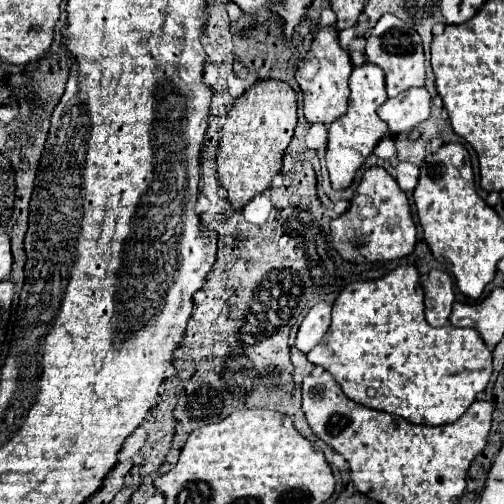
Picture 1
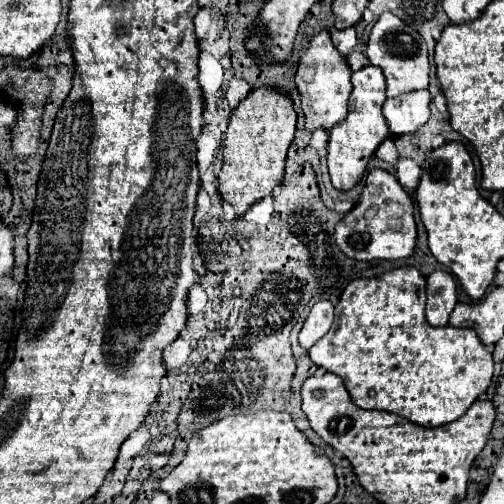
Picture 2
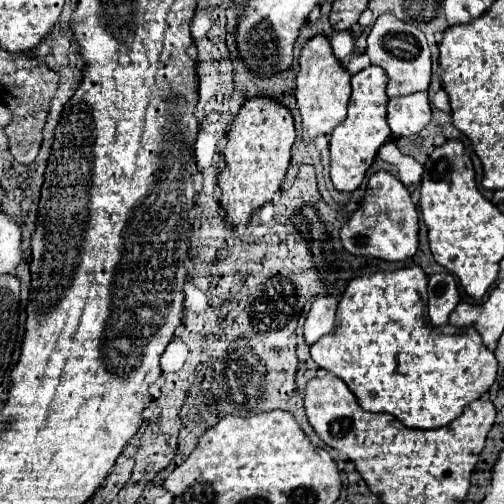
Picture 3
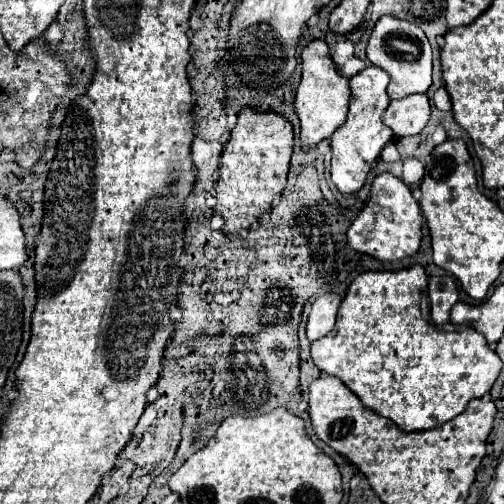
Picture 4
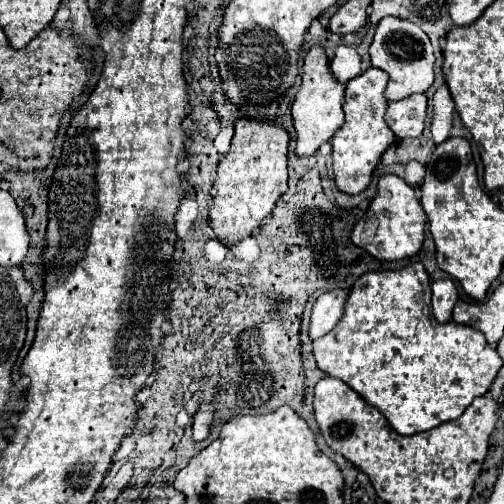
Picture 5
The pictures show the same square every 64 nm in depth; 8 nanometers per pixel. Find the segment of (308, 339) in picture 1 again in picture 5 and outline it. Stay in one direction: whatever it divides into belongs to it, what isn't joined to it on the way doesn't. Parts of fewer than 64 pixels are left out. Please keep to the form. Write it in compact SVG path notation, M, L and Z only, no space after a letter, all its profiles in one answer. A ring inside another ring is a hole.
M330 290L314 302L312 318L310 318L310 340L316 340L316 338L328 334L338 324L338 320L342 318L342 312L344 312L346 298L348 298L348 292Z

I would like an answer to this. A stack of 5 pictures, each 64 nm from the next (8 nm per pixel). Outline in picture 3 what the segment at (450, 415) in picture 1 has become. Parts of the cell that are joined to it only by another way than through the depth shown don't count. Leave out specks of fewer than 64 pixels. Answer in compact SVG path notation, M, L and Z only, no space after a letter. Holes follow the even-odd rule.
M420 266L354 278L338 304L332 332L310 346L312 360L320 368L342 378L364 410L388 412L408 428L440 428L450 424L470 402L488 392L498 370L494 354L482 344L482 338L474 328L430 324L426 316L426 280Z

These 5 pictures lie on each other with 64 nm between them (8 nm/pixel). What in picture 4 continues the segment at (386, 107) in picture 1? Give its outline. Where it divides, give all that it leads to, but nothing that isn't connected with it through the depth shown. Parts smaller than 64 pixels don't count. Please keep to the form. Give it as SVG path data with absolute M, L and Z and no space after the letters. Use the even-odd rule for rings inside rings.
M410 94L400 100L392 100L384 112L384 124L392 128L396 138L420 134L430 120L430 104L426 94Z

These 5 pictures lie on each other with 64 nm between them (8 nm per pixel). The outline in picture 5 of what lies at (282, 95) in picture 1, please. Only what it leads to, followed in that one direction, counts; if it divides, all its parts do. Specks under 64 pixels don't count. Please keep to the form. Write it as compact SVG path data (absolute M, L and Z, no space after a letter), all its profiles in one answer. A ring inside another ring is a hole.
M238 118L230 152L218 164L218 178L214 182L216 194L210 208L210 226L216 238L226 240L228 246L252 234L260 222L272 214L278 198L288 190L288 146L290 134L274 122L252 118Z

